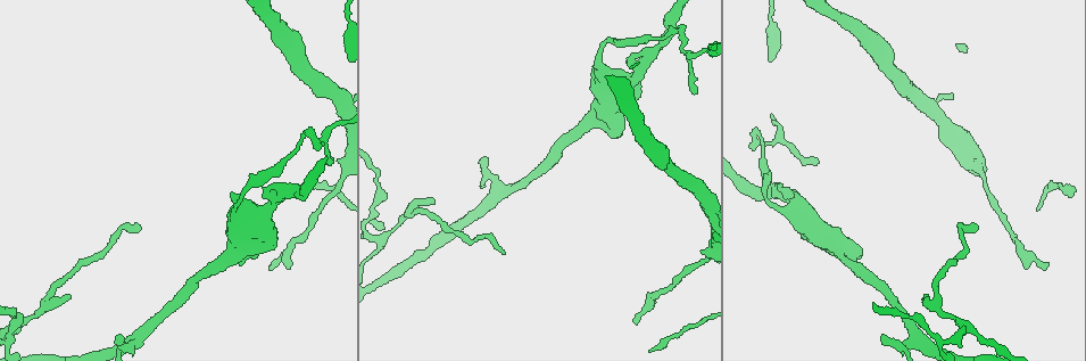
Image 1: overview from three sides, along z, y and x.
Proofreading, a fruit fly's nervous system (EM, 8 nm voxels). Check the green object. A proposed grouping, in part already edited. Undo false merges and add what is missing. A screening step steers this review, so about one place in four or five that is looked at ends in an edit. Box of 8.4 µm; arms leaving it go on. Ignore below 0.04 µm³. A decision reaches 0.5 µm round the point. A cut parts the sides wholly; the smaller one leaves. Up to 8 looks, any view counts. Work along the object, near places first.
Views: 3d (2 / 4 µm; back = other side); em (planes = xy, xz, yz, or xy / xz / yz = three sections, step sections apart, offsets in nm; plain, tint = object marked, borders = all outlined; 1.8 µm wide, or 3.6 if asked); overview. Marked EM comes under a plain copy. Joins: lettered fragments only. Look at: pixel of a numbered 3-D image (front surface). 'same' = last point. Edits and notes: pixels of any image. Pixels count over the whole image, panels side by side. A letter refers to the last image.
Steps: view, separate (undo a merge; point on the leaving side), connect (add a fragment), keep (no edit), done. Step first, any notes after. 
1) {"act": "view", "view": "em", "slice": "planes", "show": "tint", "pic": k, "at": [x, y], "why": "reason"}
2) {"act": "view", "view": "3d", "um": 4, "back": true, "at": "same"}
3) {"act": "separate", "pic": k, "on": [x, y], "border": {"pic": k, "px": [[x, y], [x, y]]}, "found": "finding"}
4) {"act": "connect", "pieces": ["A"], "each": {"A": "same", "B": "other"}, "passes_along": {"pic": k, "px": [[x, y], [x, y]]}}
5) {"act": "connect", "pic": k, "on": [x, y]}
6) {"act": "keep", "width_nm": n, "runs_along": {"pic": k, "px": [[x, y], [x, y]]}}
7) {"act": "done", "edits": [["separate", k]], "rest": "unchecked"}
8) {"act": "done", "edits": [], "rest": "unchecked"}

{"act": "view", "view": "em", "slice": "planes", "show": "borders", "pic": 1, "at": [614, 136], "why": "free end"}

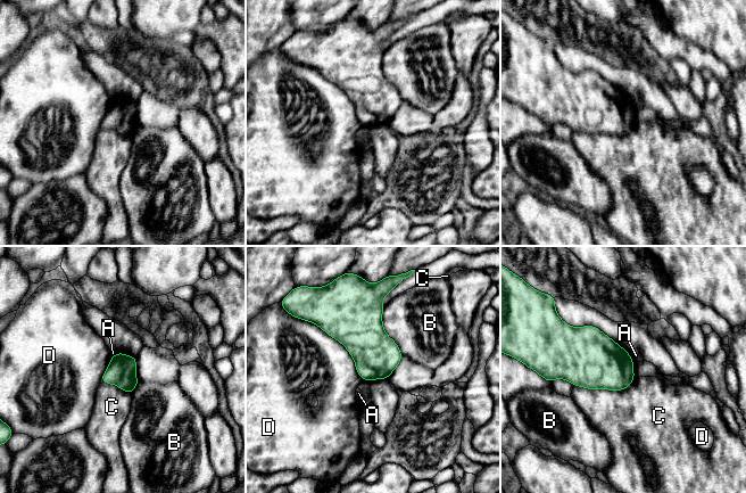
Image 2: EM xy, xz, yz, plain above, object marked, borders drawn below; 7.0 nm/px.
{"act": "keep", "longest_contact_nm": ["D", 550], "each": {"A": "other", "B": "other", "C": "other", "D": "other"}, "border": {"pic": 2, "px": [[635, 377], [621, 389], [573, 385]]}, "found": "no lettered fragment goes on from it"}

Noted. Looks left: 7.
{"act": "view", "view": "em", "um": 3.6, "slice": "xz", "step": 8, "show": "borders", "pic": 1, "at": [1046, 263], "why": "an open end"}

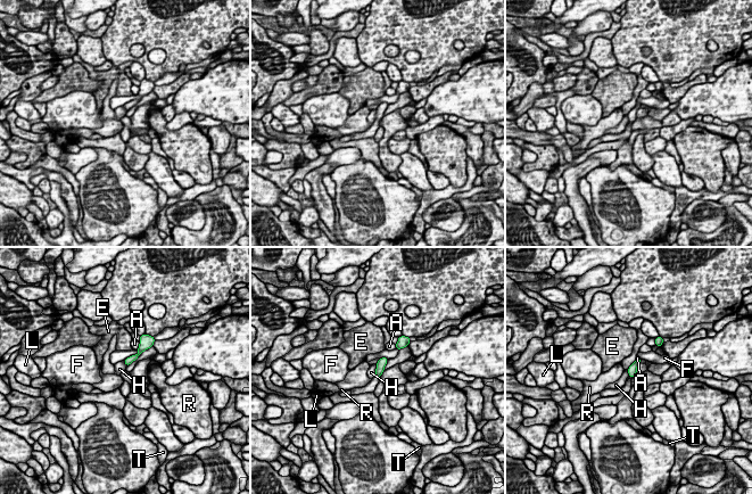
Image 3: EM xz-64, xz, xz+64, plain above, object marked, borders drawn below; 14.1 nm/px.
{"act": "keep", "each": {"A": "other", "E": "other", "F": "other", "H": "other", "L": "other", "R": "other", "T": "other"}, "border": {"pic": 3, "px": [[374, 364], [376, 375]]}, "found": "no lettered fragment goes on from it"}

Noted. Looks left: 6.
{"act": "view", "view": "em", "slice": "planes", "show": "borders", "pic": 1, "at": [140, 228], "why": "branch stops here"}

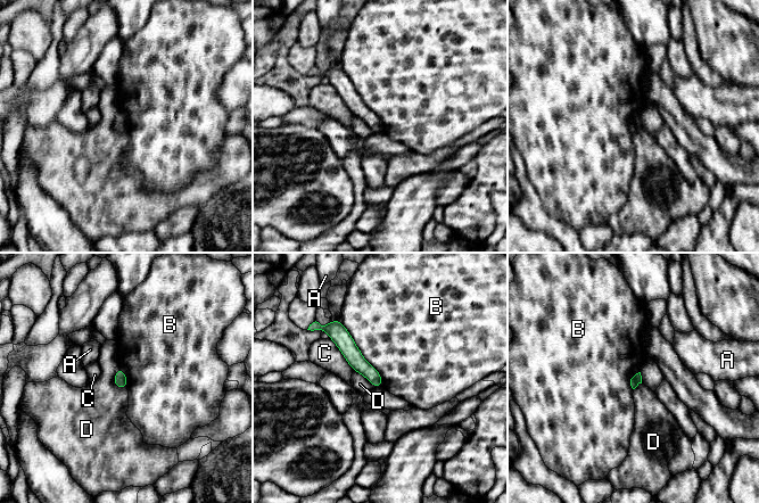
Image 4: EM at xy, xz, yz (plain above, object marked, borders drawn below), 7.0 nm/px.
{"act": "keep", "each": {"A": "other", "B": "other", "C": "other", "D": "other"}, "runs_along": {"pic": 4, "px": [[337, 328], [354, 357], [379, 384]]}, "found": "none of them fits"}

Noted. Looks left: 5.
{"act": "done", "edits": [], "rest": "unchecked"}

